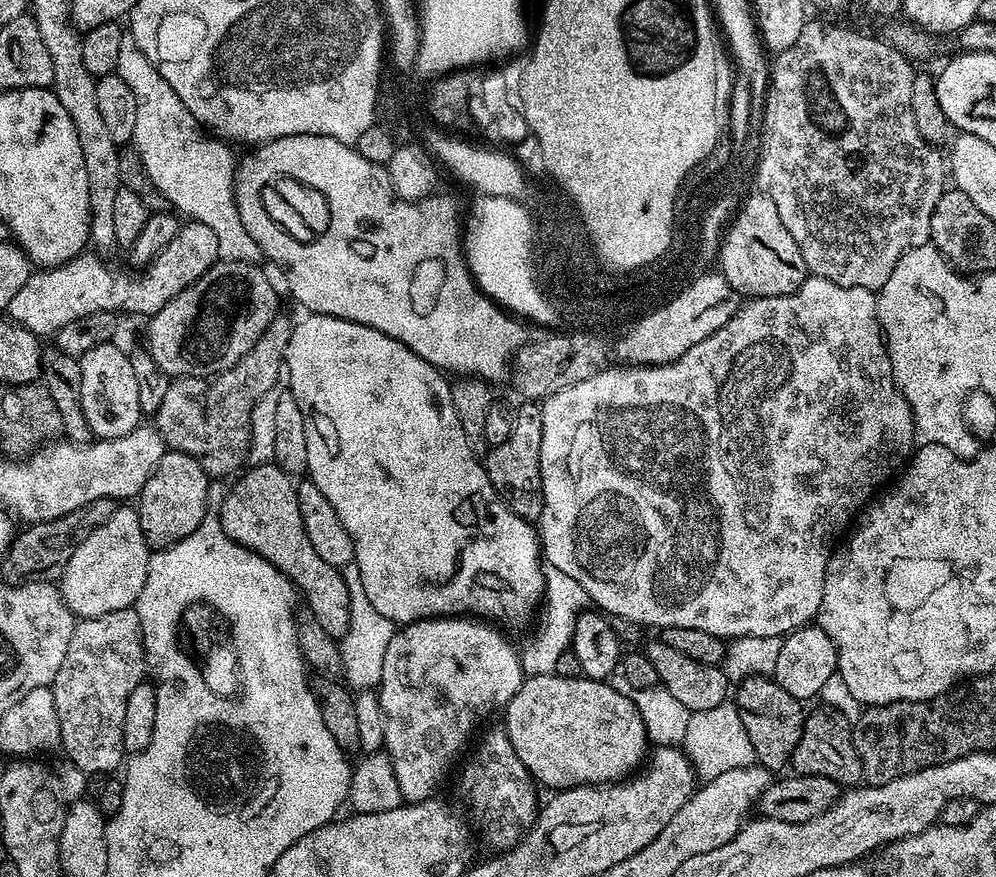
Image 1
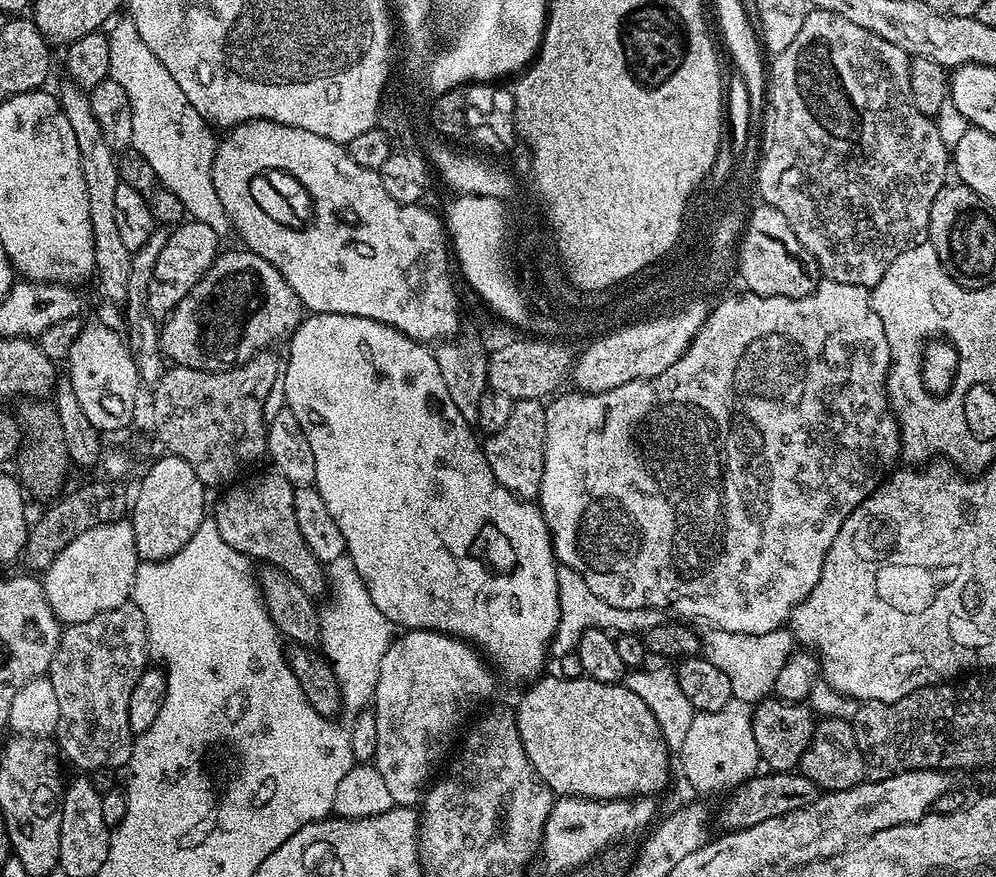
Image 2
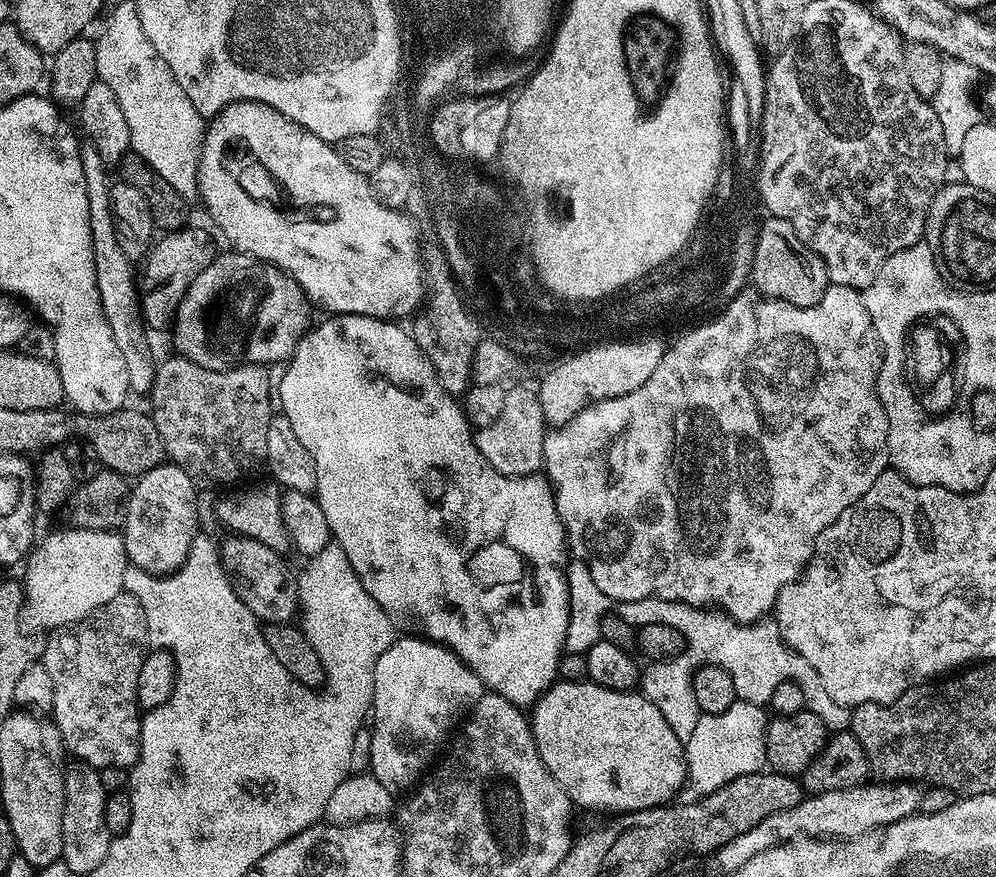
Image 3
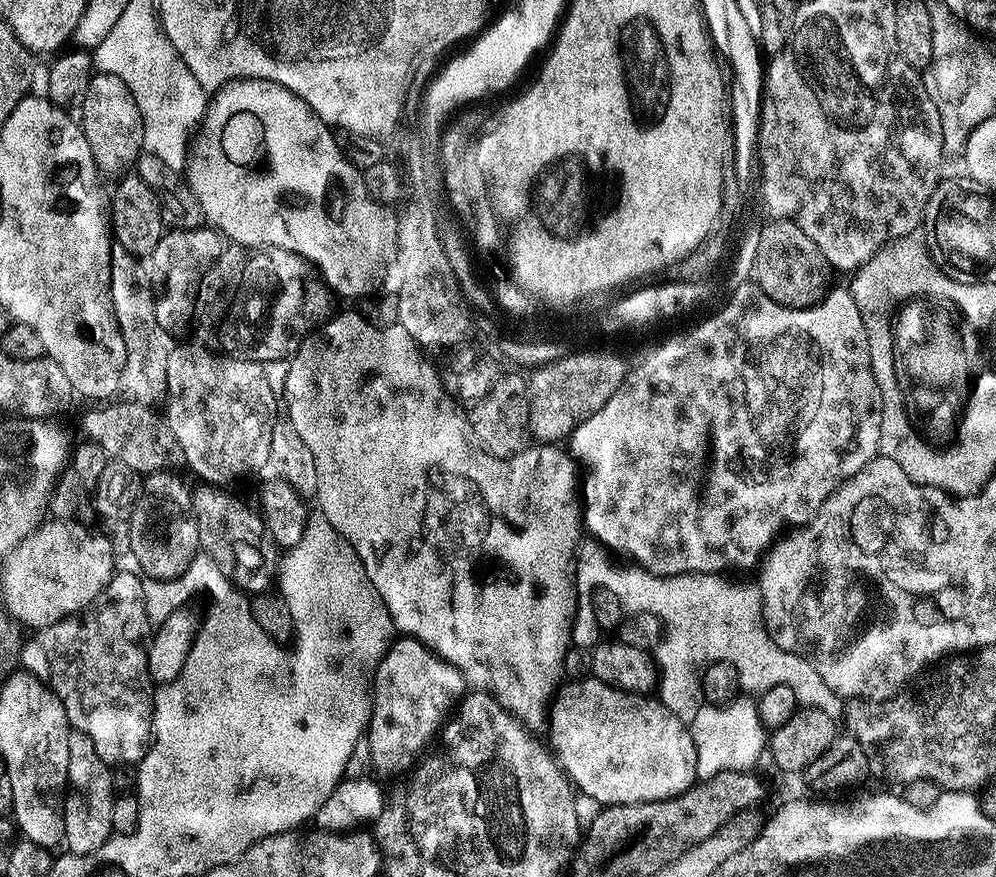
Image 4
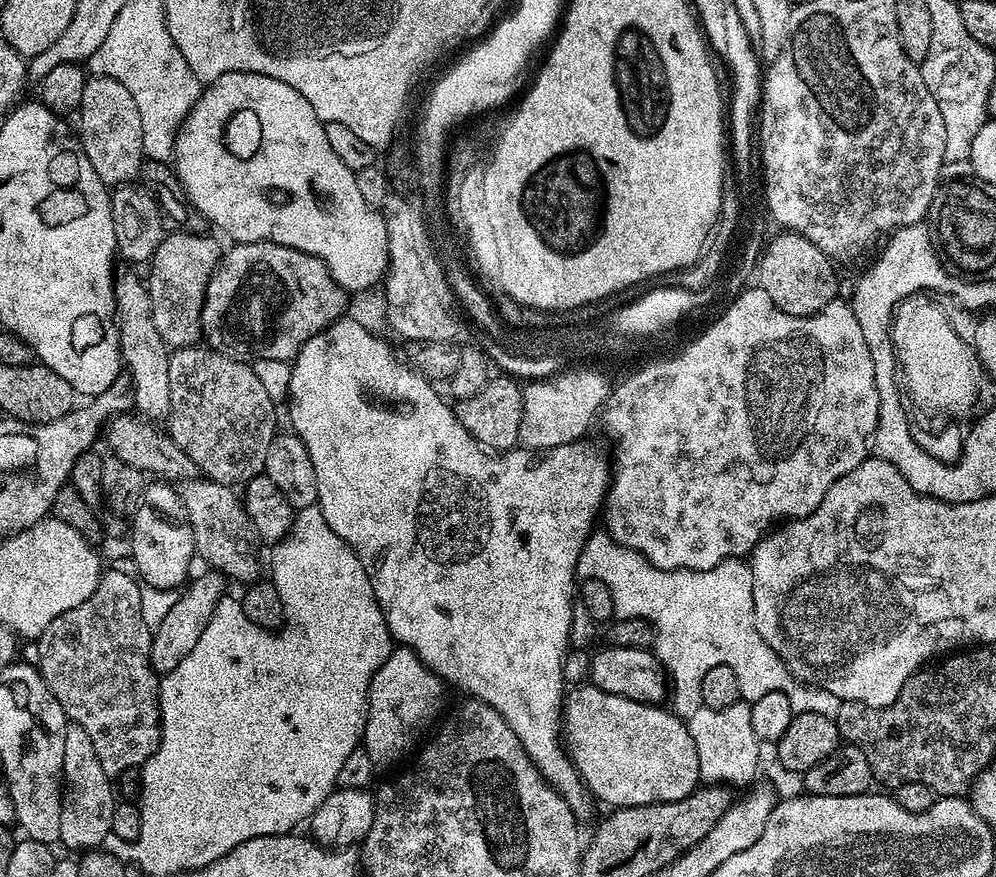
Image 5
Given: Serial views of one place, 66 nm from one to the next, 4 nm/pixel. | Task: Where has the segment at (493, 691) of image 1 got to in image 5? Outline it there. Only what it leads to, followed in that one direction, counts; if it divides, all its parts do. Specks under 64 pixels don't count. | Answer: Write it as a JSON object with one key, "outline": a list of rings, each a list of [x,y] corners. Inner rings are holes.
{"outline":[[[403,646],[393,647],[390,658],[382,662],[368,687],[368,721],[362,746],[377,769],[384,770],[395,760],[402,759],[404,752],[413,751],[412,736],[418,735],[431,722],[428,711],[439,702],[440,687],[442,684],[436,673],[424,667],[415,652]]]}

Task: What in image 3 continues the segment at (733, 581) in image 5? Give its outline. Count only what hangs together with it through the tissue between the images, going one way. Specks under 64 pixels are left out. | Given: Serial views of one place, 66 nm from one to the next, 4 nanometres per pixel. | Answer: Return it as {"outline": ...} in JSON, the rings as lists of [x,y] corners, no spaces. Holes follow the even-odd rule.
{"outline":[[[672,602],[667,608],[666,623],[674,626],[678,634],[682,634],[684,651],[673,656],[671,660],[653,663],[652,676],[645,675],[639,681],[638,688],[642,695],[650,702],[654,702],[654,706],[658,706],[658,710],[662,710],[662,718],[666,718],[670,730],[678,734],[681,742],[686,742],[690,738],[694,726],[702,715],[692,689],[692,673],[702,664],[713,664],[726,670],[726,674],[730,674],[736,684],[739,699],[761,706],[771,701],[774,686],[789,679],[790,664],[791,674],[806,670],[808,684],[816,684],[820,680],[818,670],[814,670],[814,666],[796,662],[800,655],[788,647],[775,630],[755,632],[752,624],[738,624],[725,612],[713,610],[708,606]]]}

